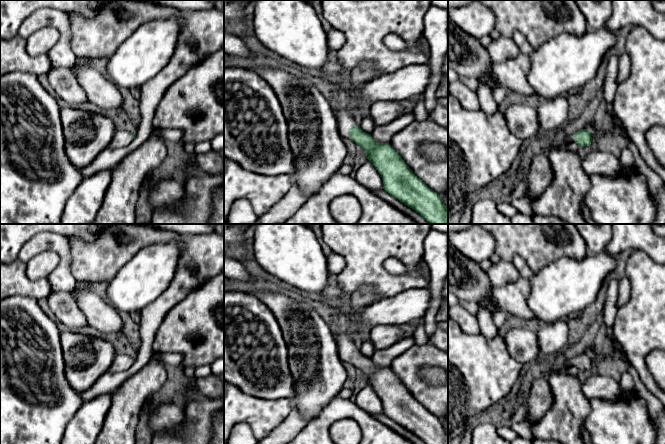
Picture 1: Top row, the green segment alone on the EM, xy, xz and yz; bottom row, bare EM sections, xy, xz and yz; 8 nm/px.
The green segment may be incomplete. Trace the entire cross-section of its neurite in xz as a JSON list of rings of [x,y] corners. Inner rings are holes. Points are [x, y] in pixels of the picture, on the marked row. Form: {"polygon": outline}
{"polygon": [[[338,96],[332,99],[338,131],[343,139],[351,139],[361,146],[383,179],[383,189],[401,203],[419,213],[430,224],[448,224],[448,209],[440,195],[430,189],[407,166],[401,156],[388,143],[377,143],[371,134],[364,132],[358,125],[358,114],[354,100],[350,96]]]}

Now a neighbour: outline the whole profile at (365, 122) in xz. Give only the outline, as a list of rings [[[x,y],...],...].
[[[361,114],[359,116],[358,125],[364,132],[368,134],[371,134],[375,128],[374,121],[367,114]]]

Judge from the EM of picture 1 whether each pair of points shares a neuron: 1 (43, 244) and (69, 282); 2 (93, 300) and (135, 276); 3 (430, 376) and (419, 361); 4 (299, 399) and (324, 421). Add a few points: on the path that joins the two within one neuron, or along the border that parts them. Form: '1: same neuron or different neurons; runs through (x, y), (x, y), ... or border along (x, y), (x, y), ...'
1: same neuron; runs through (55, 246), (64, 255), (64, 270)
2: different neurons; border along (106, 301), (119, 312)
3: different neurons; border along (423, 366), (422, 378), (426, 382), (437, 385)
4: different neurons; border along (334, 398), (308, 422)

